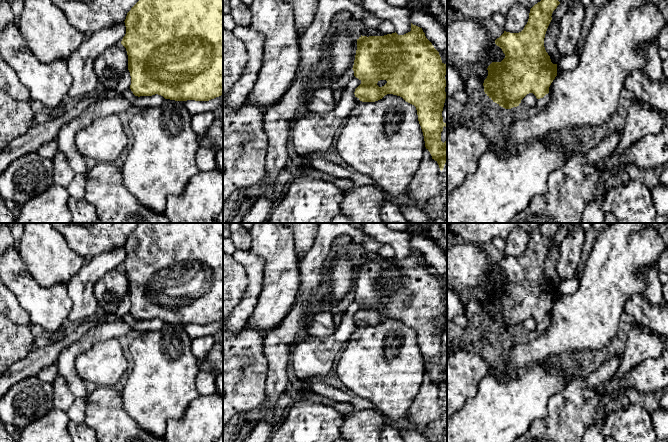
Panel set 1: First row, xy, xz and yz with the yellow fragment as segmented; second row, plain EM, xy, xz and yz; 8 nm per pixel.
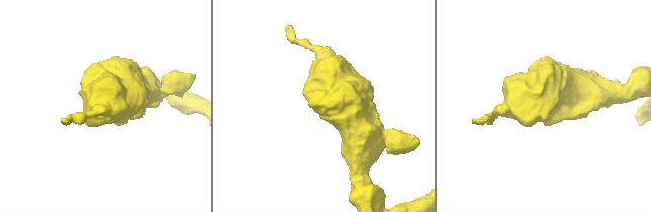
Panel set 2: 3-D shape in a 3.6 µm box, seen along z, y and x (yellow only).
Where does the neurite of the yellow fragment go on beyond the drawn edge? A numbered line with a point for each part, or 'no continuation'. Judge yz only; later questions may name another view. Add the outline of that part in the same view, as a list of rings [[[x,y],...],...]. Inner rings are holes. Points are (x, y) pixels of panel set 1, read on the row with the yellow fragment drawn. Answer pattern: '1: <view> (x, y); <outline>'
1: yz (541, 103); [[[549,93],[546,94],[543,98],[537,99],[536,106],[535,106],[533,111],[541,111],[541,110],[543,110],[548,105],[550,100],[551,100],[551,97],[550,97]]]

